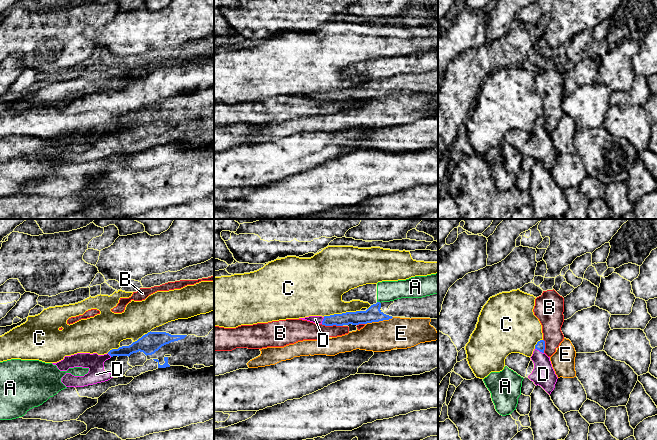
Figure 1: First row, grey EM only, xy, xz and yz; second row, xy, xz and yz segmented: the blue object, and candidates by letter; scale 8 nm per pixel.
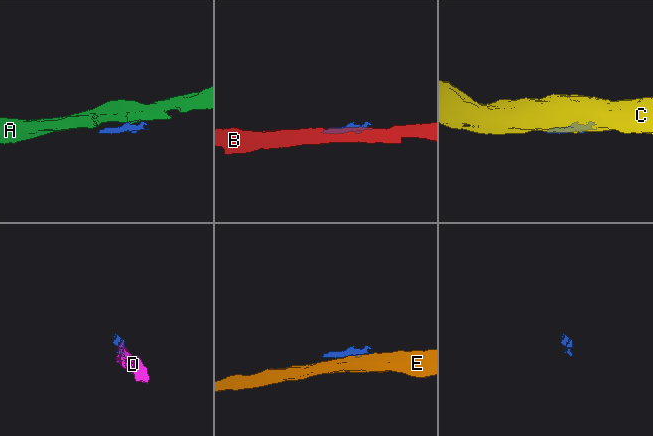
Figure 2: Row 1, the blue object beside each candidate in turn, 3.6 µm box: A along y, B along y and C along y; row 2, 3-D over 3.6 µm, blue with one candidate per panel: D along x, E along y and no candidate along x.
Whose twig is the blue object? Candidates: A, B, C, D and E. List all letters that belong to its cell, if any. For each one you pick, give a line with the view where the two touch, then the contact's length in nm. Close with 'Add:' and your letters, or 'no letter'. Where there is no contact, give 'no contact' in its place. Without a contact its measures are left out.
D: yz | 80 nm
Add: D

